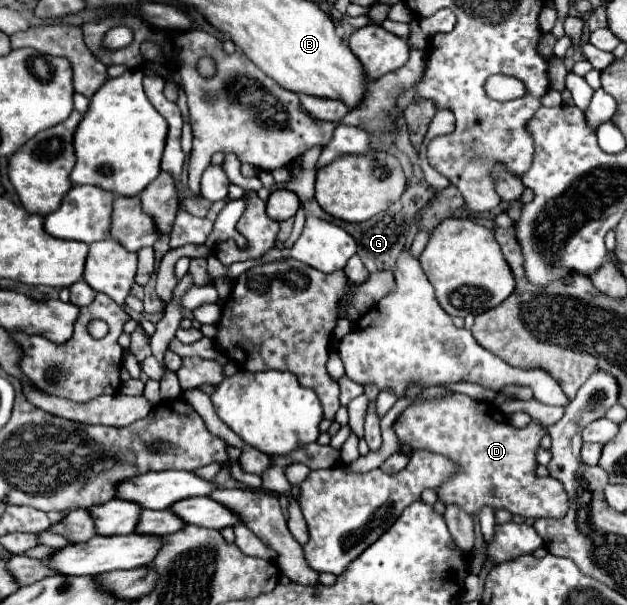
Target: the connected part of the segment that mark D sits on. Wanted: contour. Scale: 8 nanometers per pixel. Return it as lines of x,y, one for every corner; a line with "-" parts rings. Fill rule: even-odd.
450,394
446,398
432,398
422,402
412,402
396,420
394,430
400,438
402,452
410,454
412,450
432,450
438,454
448,456
450,460
460,464
460,472
444,482
438,488
438,498
444,504
458,504
468,514
478,514
482,506
492,506
494,510
506,508
512,514
520,514
526,518
562,518
568,510
568,498
564,492
564,486
556,482
554,478
538,478
534,474
538,462
536,462
536,448
546,434
546,426
538,420
530,420
526,428
514,428
506,420
506,416
500,412
498,406
490,402
478,402
464,394

